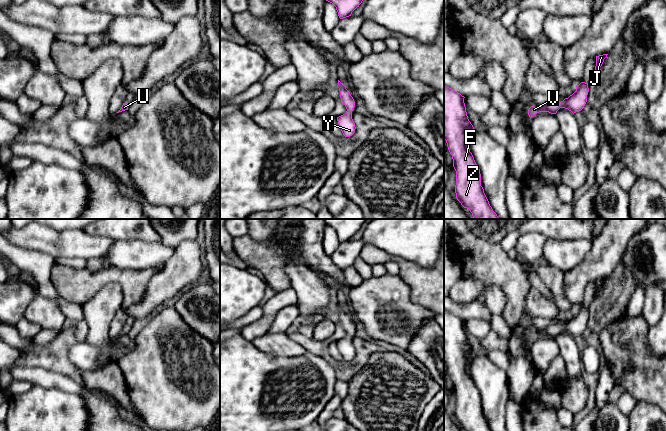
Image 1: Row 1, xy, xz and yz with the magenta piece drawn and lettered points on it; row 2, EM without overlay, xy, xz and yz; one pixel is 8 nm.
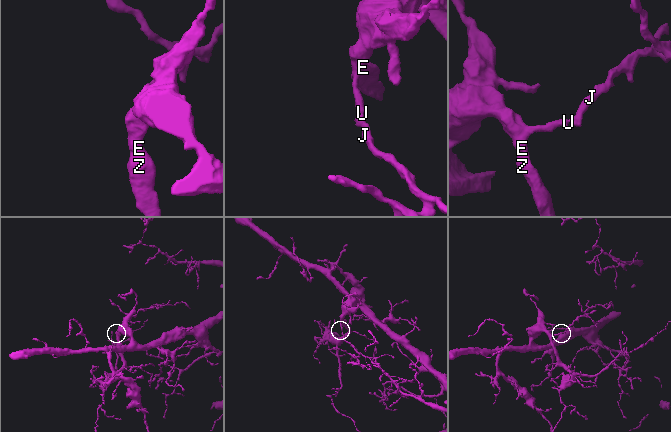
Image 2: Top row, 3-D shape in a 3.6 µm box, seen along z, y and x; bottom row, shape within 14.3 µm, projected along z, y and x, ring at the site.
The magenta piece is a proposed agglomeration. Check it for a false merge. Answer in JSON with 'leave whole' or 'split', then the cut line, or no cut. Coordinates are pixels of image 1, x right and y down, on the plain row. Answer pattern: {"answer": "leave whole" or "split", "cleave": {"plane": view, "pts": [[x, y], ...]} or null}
{"answer": "leave whole", "cleave": null}

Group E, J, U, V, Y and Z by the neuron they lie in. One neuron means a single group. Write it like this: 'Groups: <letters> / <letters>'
Groups: E J U V Y Z

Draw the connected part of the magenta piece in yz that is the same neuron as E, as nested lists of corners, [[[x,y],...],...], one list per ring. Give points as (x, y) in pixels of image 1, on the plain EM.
[[[444,309],[444,363],[456,395],[456,422],[463,431],[491,431],[481,410],[480,393],[468,371],[468,364],[474,351],[468,343],[464,322],[457,315]]]

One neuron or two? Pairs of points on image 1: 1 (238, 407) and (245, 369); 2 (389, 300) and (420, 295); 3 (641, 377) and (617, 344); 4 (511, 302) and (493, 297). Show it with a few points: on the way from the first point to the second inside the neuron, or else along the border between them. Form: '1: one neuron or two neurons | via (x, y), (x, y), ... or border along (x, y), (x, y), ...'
1: one neuron | via (238, 398), (241, 378)
2: two neurons | border along (400, 276), (410, 287), (410, 298), (431, 310)
3: one neuron | via (636, 369), (625, 352)
4: two neurons | border along (489, 285), (498, 285), (504, 294), (502, 314)

